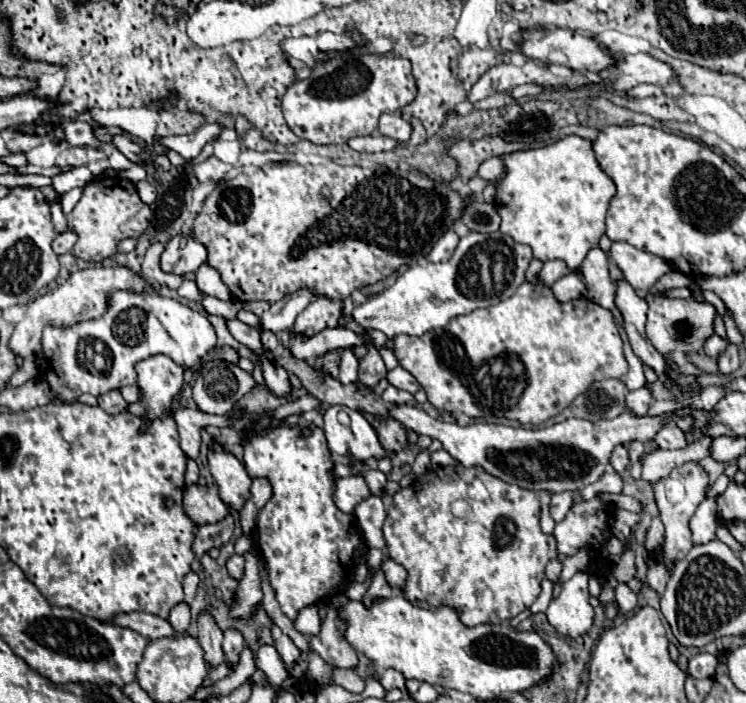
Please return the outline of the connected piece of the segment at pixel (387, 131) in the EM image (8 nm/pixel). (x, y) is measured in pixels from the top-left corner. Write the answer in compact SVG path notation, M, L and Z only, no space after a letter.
M382 114L380 134L388 138L396 138L400 142L408 142L412 136L412 124L402 114Z

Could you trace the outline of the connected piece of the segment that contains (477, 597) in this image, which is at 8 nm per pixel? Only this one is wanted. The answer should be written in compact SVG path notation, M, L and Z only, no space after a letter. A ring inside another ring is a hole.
M462 464L434 466L418 476L414 484L396 492L384 522L384 540L388 544L388 556L408 572L402 586L404 596L412 604L428 602L432 608L452 608L458 612L464 626L500 624L530 608L542 590L540 584L546 564L558 556L554 536L544 534L540 528L540 502L532 490L508 484L488 474L482 466L466 468ZM474 480L484 484L488 498L470 498L468 490ZM456 502L464 504L462 514L452 512Z

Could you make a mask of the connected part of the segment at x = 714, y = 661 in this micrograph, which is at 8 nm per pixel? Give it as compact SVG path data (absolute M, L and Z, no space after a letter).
M696 654L688 658L688 672L694 678L712 678L716 674L716 666L718 666L718 658L712 654Z

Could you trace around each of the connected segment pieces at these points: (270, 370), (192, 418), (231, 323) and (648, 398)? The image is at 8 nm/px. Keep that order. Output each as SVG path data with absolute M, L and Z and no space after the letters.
M262 358L262 370L264 370L264 380L268 384L268 388L276 394L276 396L288 396L292 392L292 384L288 378L288 372L268 360Z
M174 408L172 418L178 422L182 450L192 460L200 456L200 430L204 426L212 424L220 428L234 428L234 422L230 416L212 416L212 414L204 414L200 410L190 410L190 408Z
M228 318L228 320L226 320L226 326L228 326L230 334L232 334L238 342L246 344L246 346L252 348L256 354L262 354L262 352L264 352L262 344L260 344L260 332L258 332L256 328L252 328L252 326L240 322L238 318Z
M648 388L632 390L632 392L626 394L626 408L636 416L646 416L650 402L652 402L652 394L650 394Z

